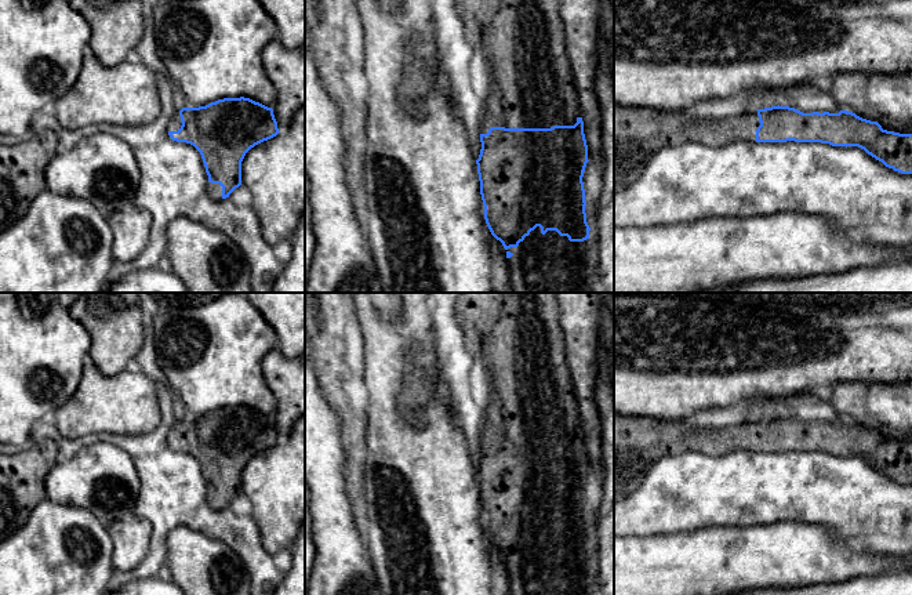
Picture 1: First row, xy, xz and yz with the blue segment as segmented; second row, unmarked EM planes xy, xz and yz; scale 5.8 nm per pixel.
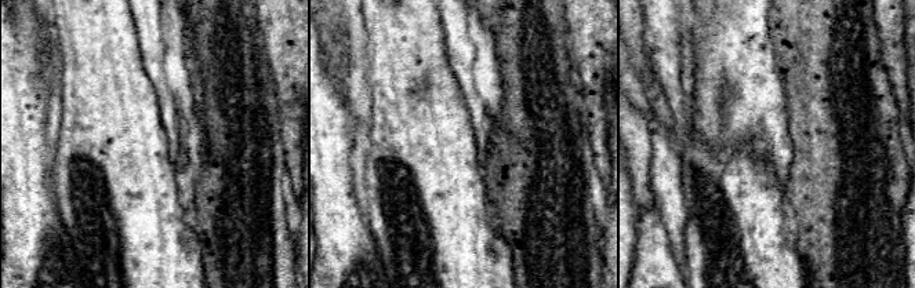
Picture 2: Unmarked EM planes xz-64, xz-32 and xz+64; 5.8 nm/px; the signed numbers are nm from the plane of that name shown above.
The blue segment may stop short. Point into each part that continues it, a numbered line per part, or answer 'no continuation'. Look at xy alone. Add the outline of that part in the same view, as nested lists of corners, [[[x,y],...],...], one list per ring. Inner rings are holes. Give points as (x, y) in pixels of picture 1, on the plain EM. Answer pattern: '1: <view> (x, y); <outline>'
1: xy (174, 434); [[[179,421],[175,422],[168,431],[167,440],[178,440],[182,435]]]

